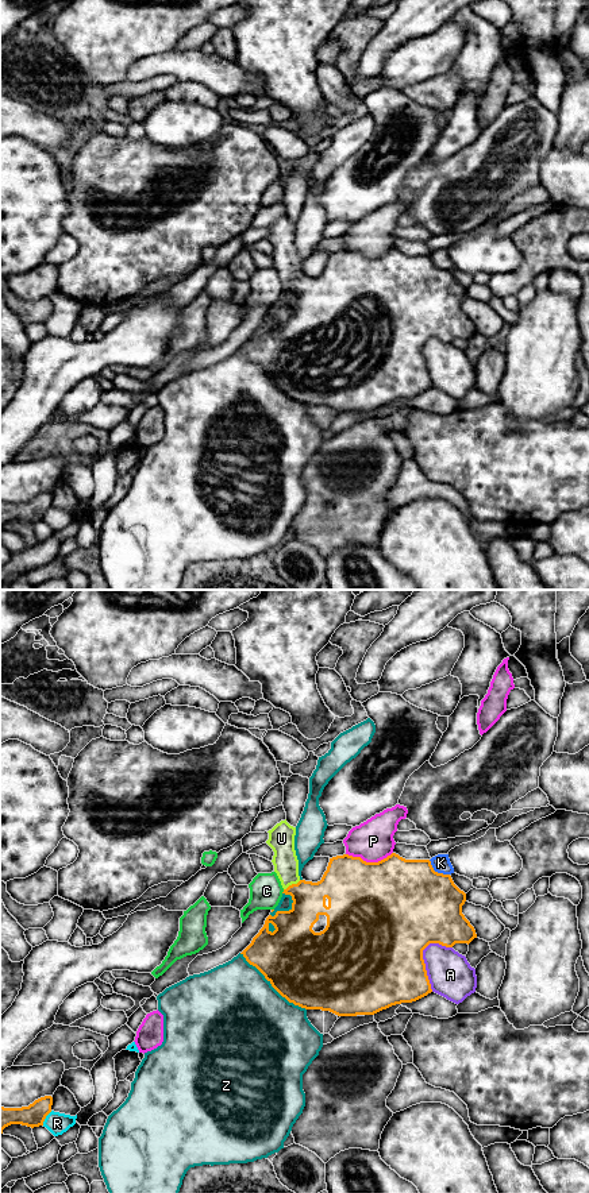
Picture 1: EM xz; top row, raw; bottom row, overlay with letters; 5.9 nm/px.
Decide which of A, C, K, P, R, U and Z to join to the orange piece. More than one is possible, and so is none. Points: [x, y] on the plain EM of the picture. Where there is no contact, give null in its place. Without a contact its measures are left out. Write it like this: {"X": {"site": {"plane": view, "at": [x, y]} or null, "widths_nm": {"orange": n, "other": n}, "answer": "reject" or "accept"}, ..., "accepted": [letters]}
{"A": {"site": {"plane": "xz", "at": [424, 359]}, "widths_nm": {"orange": 480, "other": 260}, "answer": "reject"}, "C": {"site": {"plane": "xz", "at": [284, 286]}, "widths_nm": {"orange": 220, "other": 190}, "answer": "reject"}, "K": {"site": {"plane": "xz", "at": [437, 267]}, "widths_nm": {"orange": 500, "other": 110}, "answer": "reject"}, "P": {"site": {"plane": "xz", "at": [369, 258]}, "widths_nm": {"orange": 500, "other": 240}, "answer": "reject"}, "R": {"site": {"plane": "xz", "at": [45, 513]}, "widths_nm": {"orange": 140, "other": 130}, "answer": "reject"}, "U": {"site": {"plane": "xz", "at": [292, 280]}, "widths_nm": {"orange": 200, "other": 150}, "answer": "accept"}, "Z": {"site": {"plane": "xz", "at": [272, 381]}, "widths_nm": {"orange": 460, "other": 500}, "answer": "reject"}, "accepted": ["U"]}

